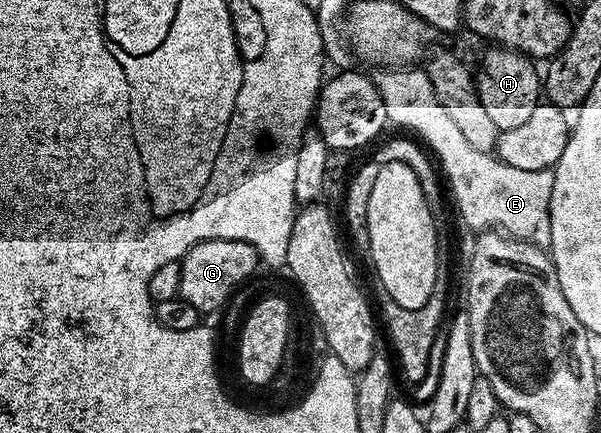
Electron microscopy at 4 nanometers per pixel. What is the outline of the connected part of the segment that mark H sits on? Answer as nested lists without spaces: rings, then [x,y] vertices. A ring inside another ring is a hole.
[[[492,44],[480,58],[480,67],[475,67],[476,90],[480,94],[487,114],[500,130],[518,128],[534,113],[534,108],[542,101],[542,78],[534,67],[533,59],[518,50]]]

